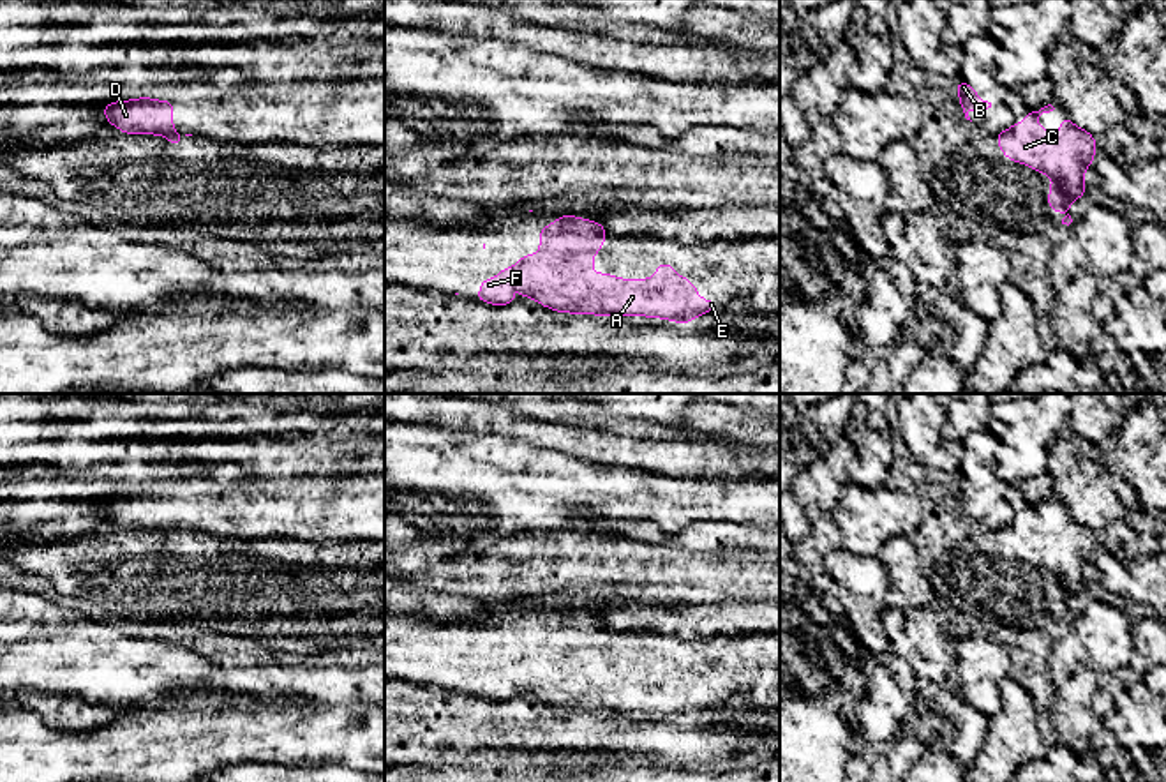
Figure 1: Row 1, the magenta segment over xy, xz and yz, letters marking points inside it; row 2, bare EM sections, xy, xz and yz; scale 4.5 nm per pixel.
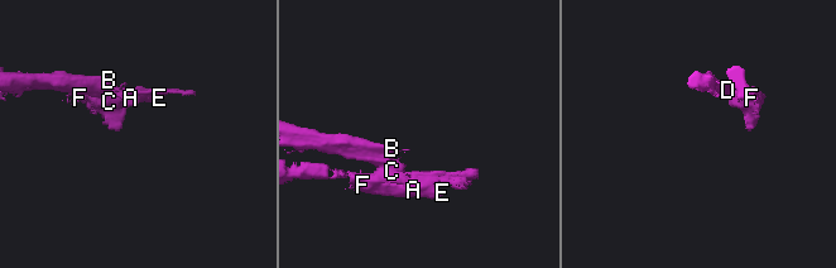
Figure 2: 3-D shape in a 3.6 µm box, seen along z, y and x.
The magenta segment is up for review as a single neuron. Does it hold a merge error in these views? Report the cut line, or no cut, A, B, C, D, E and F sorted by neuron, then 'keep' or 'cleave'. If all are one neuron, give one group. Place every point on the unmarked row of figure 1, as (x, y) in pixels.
cut in xy along (175, 528), (168, 532); A C E F / B D; cleave

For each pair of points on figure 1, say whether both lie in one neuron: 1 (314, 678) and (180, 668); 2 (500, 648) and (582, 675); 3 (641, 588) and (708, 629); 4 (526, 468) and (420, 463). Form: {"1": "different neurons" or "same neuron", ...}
{"1": "different neurons", "2": "same neuron", "3": "different neurons", "4": "same neuron"}

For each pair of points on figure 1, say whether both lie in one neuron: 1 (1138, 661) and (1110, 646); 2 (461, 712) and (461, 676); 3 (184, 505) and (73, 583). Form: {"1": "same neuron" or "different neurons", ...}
{"1": "different neurons", "2": "different neurons", "3": "different neurons"}

